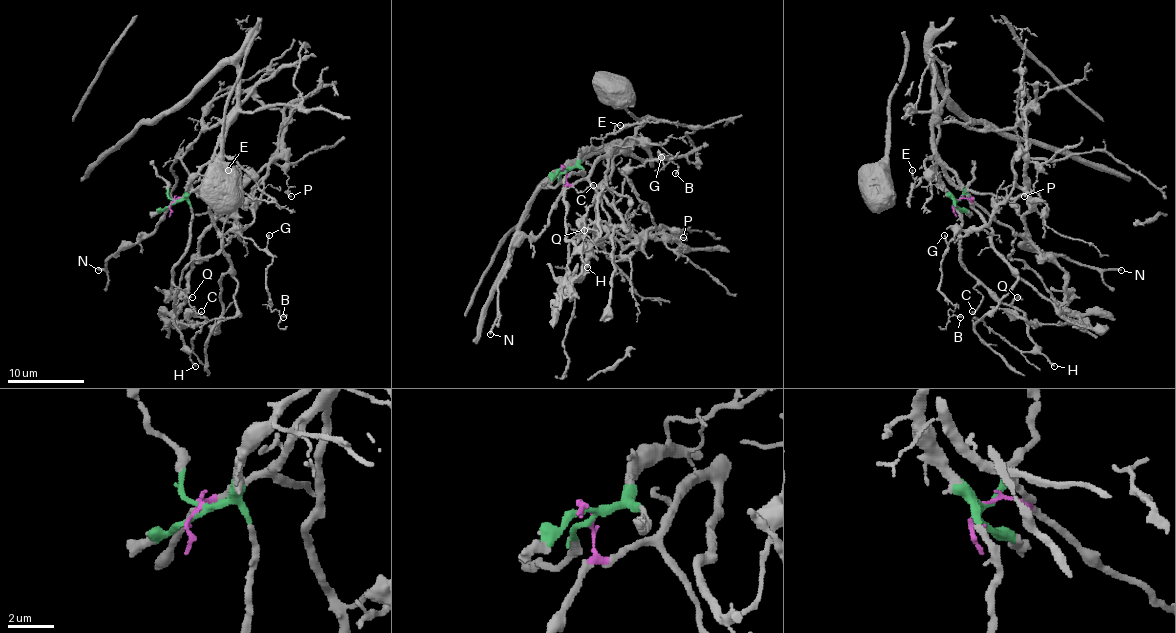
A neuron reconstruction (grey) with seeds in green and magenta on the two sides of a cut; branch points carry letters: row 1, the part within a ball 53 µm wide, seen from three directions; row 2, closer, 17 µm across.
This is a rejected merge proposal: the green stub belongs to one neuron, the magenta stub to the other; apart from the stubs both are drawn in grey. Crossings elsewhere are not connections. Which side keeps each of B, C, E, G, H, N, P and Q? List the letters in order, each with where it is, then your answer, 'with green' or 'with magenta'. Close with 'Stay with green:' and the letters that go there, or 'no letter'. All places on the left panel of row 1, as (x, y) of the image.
B: (283, 317) | with magenta
C: (201, 311) | with green
E: (228, 170) | with green
G: (269, 235) | with magenta
H: (195, 366) | with green
N: (98, 270) | with magenta
P: (291, 196) | with magenta
Q: (192, 297) | with green
Stay with green: C, E, H, Q

